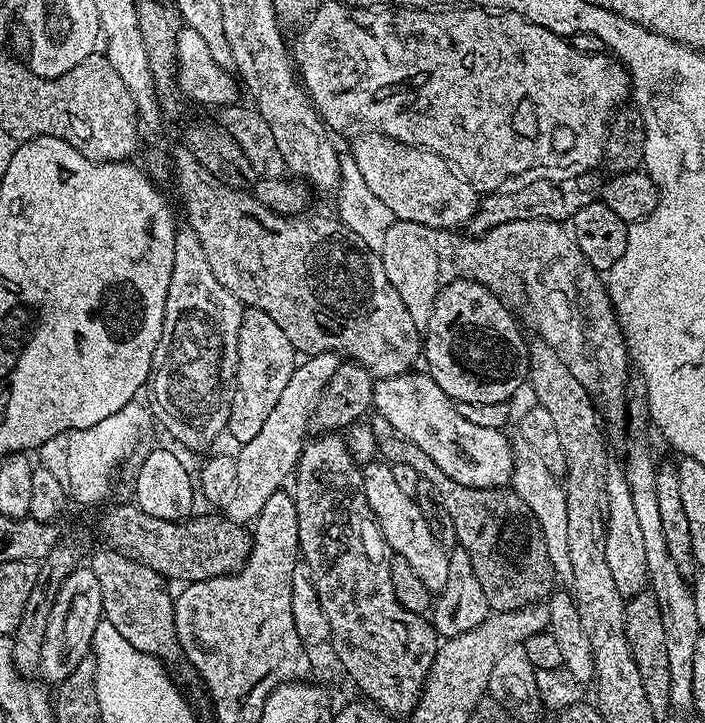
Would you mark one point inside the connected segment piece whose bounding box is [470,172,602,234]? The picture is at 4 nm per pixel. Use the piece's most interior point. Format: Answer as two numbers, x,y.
558,199

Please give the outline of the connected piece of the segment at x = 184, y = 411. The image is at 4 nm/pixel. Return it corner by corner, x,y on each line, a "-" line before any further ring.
182,224
177,227
174,246
174,265
170,276
170,285
166,296
166,310
163,311
162,334
159,336
158,344
152,355
151,374
149,376
148,390
152,392
152,400
156,406
152,410
153,417
160,422
161,426
182,446
190,450
202,450
208,447
220,434
225,433
228,427
230,406
233,404
233,394
236,389
236,374
238,364
238,333
241,329
244,317
244,306
241,301
226,289
226,286
215,278
210,267
210,262
203,253
202,244
192,227

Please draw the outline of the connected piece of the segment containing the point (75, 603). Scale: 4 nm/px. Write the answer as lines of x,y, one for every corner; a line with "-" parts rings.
79,566
66,578
51,608
41,648
40,672
59,684
91,653
94,630
103,619
102,593
96,575
88,566

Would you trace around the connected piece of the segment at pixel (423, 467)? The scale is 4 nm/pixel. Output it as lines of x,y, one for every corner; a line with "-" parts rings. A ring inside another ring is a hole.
379,414
373,415
367,421
367,425
374,434
376,451
383,463
410,466
420,475
421,480
430,482
434,485
434,490
438,490
438,498
442,498
442,506
446,506
446,511
450,513
450,518
454,521
456,543
466,550
466,554
470,554
470,562
474,564
474,574
478,574
478,582
482,582
482,590
486,593
486,602
492,612
513,612
531,608
539,605
553,591
554,573
550,558
546,554
546,542
542,538
539,528
535,526
519,528
516,525
520,520
522,505
515,492
507,487
462,486
462,482
454,482
454,478
442,474
442,470
434,463
434,458
430,458
430,454
425,454
418,447
418,442
410,442
410,438
406,438
406,434
398,434
398,430
394,430
394,425
386,422
386,418
382,418

